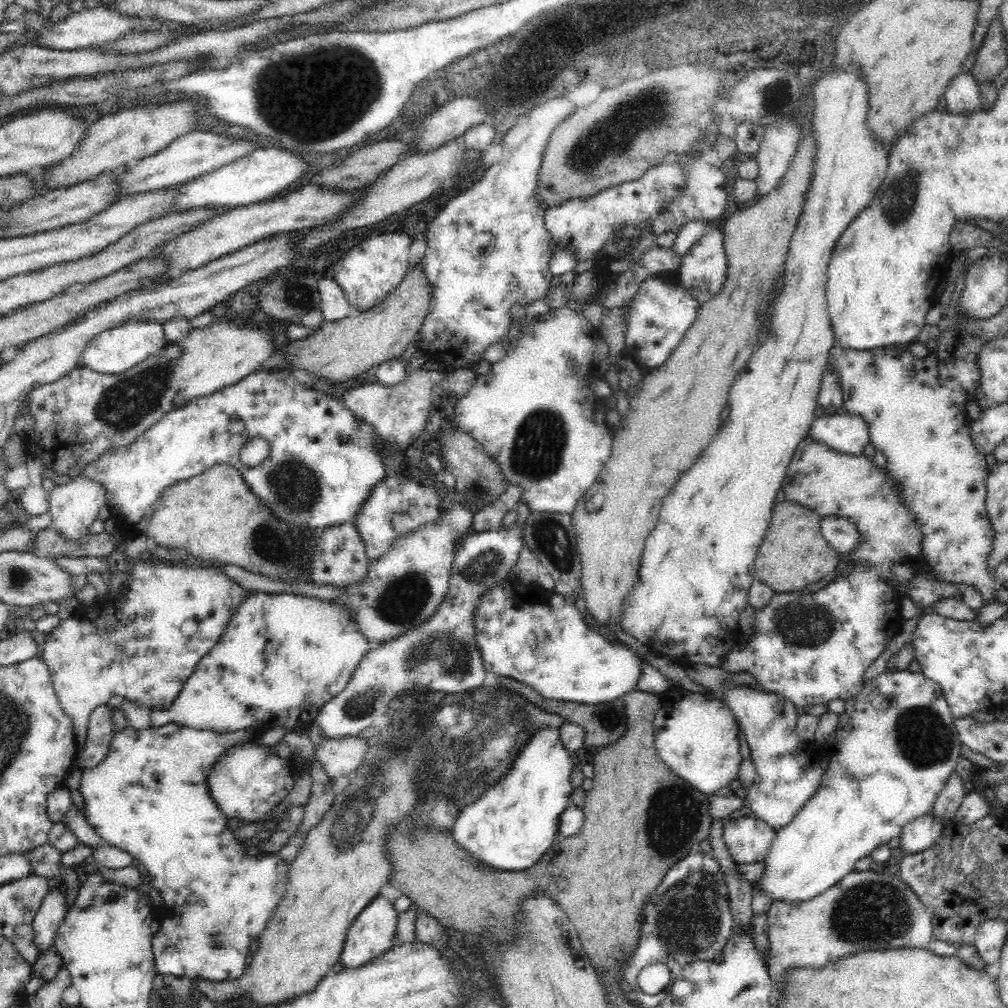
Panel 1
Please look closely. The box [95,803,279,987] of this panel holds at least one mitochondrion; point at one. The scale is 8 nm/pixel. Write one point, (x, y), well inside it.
(215, 938)

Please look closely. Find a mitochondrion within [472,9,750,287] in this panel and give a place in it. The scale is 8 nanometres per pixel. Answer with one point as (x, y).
(615, 137)

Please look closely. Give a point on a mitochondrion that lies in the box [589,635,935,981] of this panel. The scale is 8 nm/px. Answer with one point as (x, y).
(872, 912)

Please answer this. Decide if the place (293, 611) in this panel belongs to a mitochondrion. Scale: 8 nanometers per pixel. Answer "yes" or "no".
no

